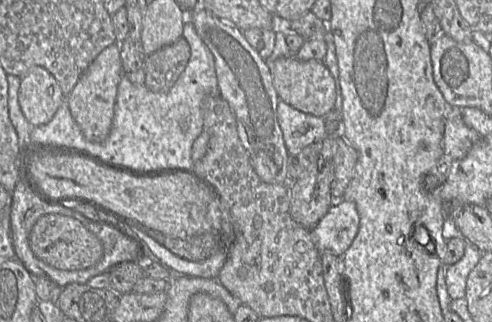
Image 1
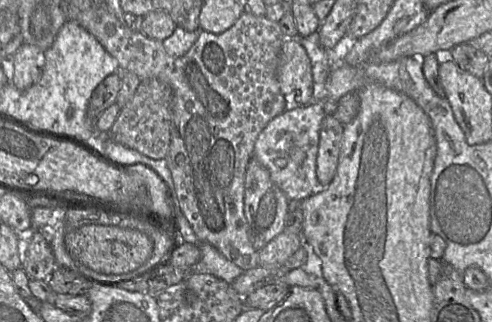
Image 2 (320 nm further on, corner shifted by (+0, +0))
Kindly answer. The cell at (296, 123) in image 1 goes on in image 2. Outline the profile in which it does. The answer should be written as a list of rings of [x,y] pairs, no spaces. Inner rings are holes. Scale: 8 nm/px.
[[[321,102],[305,106],[291,105],[272,119],[258,135],[253,157],[269,171],[271,180],[289,201],[302,201],[321,188],[316,175],[317,156],[321,124],[327,114]]]

